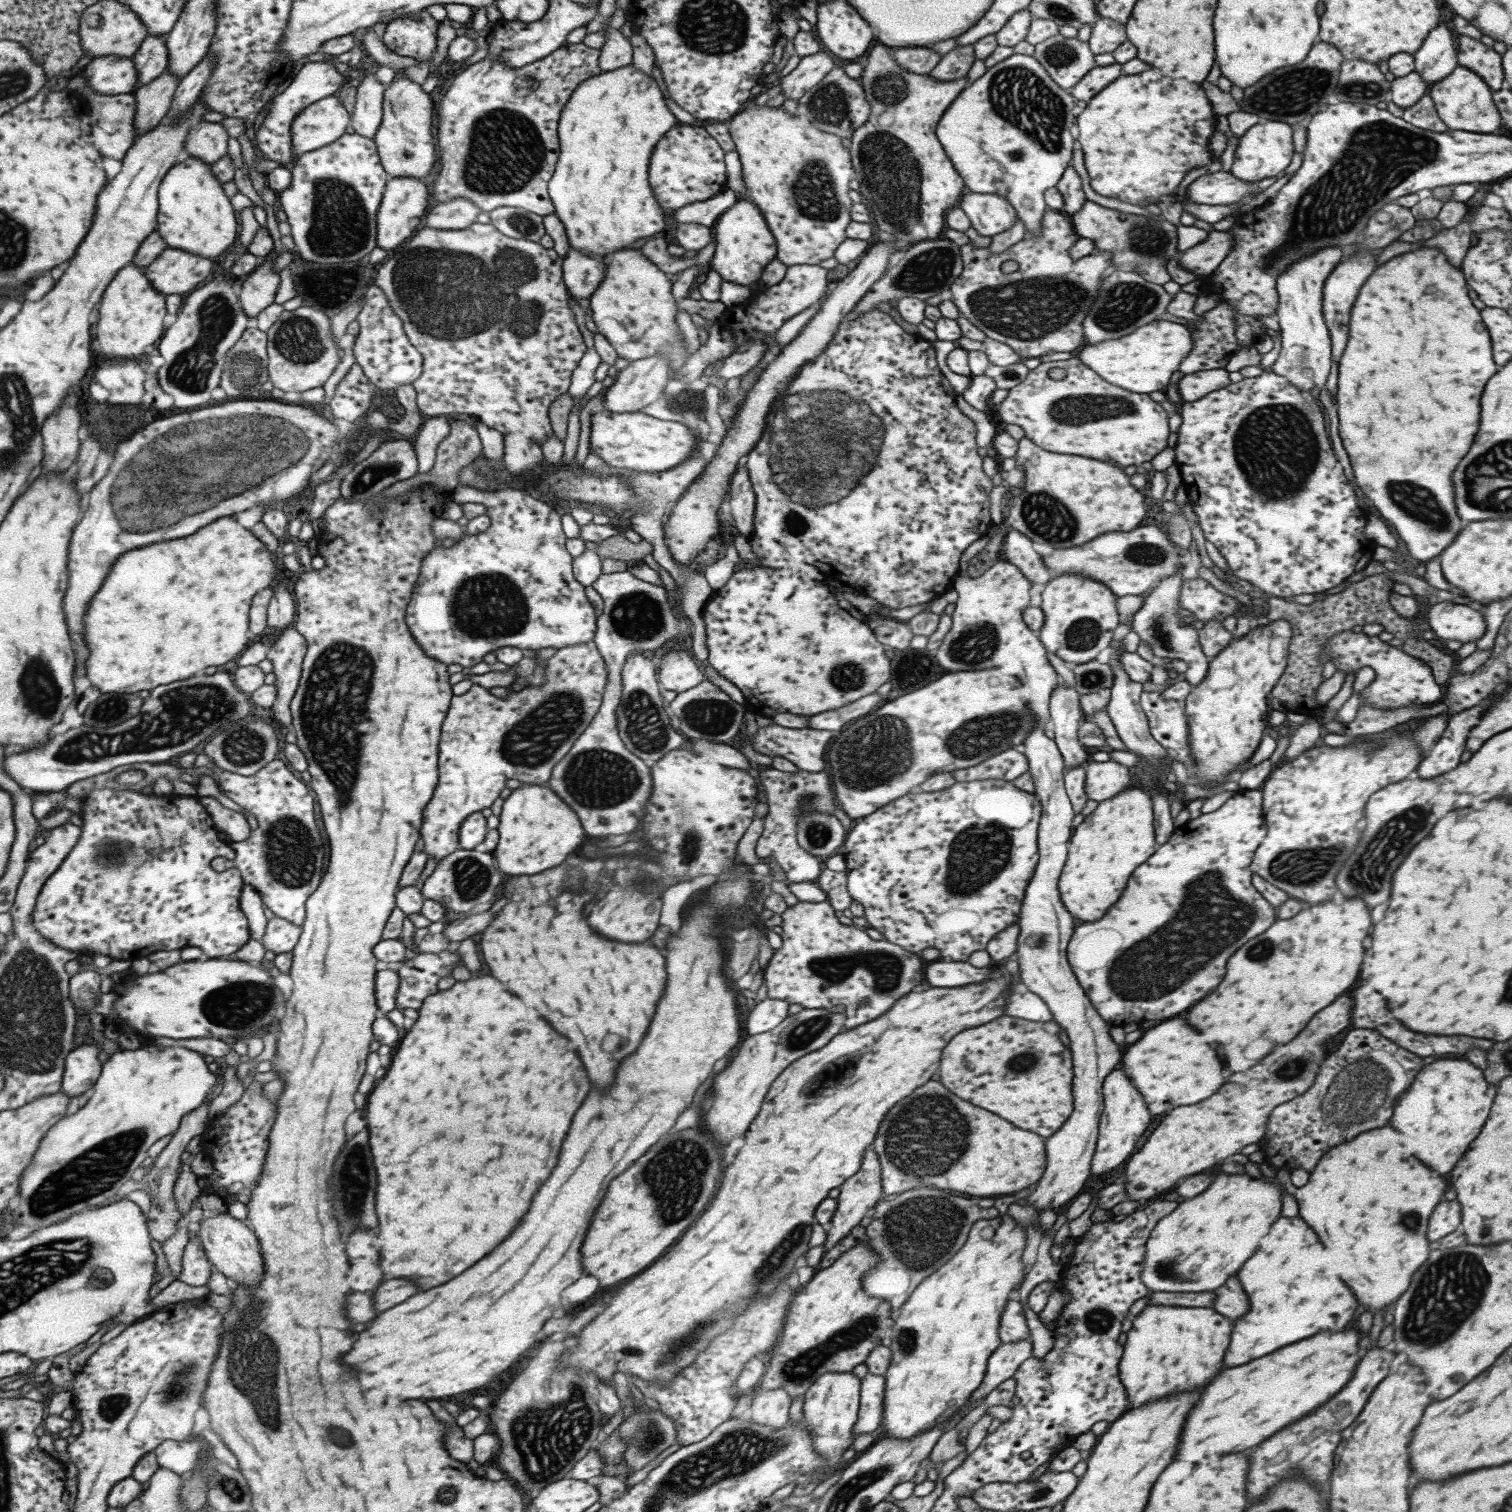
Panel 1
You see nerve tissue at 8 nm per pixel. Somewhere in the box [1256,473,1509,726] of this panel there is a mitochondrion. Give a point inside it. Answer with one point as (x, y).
(1413, 499)

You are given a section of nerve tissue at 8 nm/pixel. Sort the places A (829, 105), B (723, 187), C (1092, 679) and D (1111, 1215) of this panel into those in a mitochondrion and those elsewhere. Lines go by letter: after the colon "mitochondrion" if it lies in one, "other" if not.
A: mitochondrion
B: other
C: mitochondrion
D: other

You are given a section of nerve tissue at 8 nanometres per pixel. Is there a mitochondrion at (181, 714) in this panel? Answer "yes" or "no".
yes

